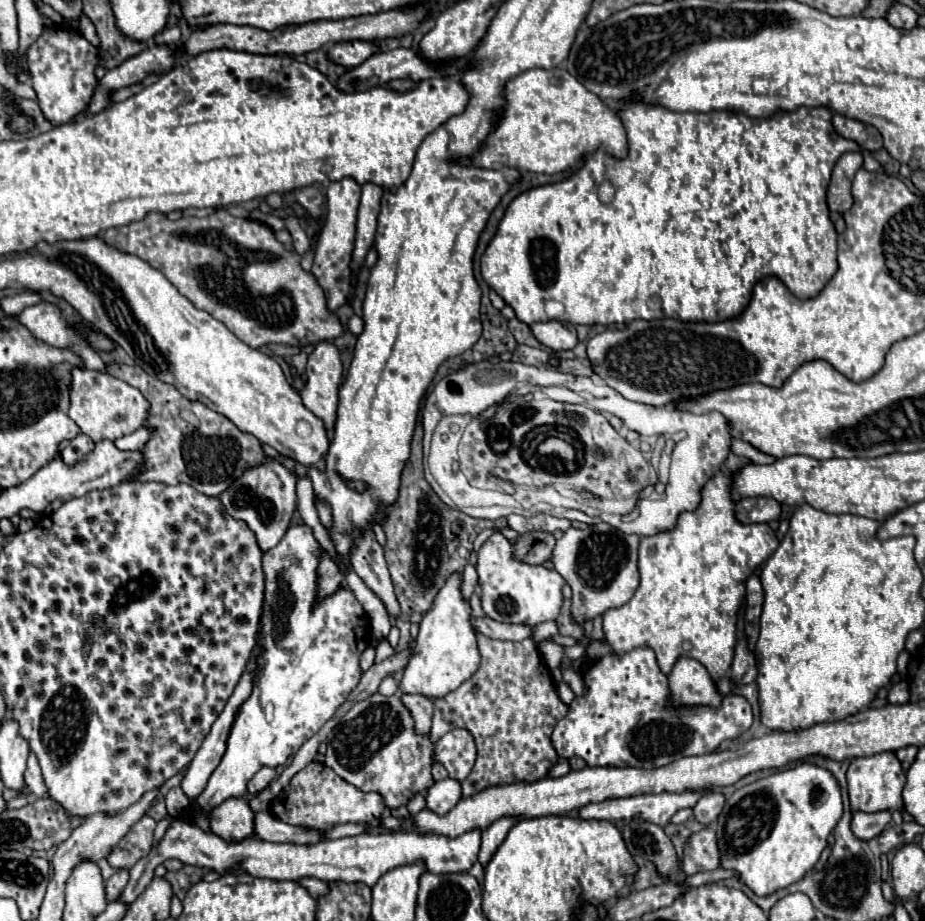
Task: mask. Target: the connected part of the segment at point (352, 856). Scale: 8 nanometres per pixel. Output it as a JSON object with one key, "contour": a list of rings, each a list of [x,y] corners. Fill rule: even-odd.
{"contour":[[[173,819],[167,833],[159,841],[155,849],[141,861],[137,861],[129,869],[129,883],[119,895],[119,903],[129,905],[135,901],[143,889],[153,879],[153,869],[161,865],[165,859],[175,857],[185,865],[195,865],[203,869],[211,869],[219,873],[221,877],[227,871],[241,869],[249,873],[251,877],[259,879],[303,879],[303,877],[317,877],[325,883],[365,883],[367,887],[373,887],[381,875],[387,871],[423,859],[427,865],[427,871],[431,873],[463,873],[469,871],[471,865],[477,861],[481,845],[481,833],[465,833],[463,837],[457,837],[455,841],[447,841],[447,837],[415,837],[415,833],[363,833],[357,837],[343,837],[335,841],[319,841],[309,845],[297,845],[297,843],[267,843],[259,839],[241,839],[227,843],[215,833],[207,833],[199,829],[197,825],[185,821],[185,819]]]}

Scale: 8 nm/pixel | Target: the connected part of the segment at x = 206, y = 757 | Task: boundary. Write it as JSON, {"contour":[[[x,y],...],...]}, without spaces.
{"contour":[[[255,655],[249,659],[247,669],[245,669],[245,673],[243,673],[241,681],[237,683],[237,687],[235,687],[233,695],[229,697],[229,701],[227,701],[225,709],[221,711],[221,715],[219,715],[219,717],[217,717],[217,721],[213,723],[213,727],[211,727],[209,735],[205,737],[203,745],[199,747],[197,755],[193,757],[193,761],[189,763],[189,767],[187,767],[187,771],[185,771],[185,777],[183,777],[183,781],[181,781],[181,789],[183,789],[183,793],[189,797],[189,801],[195,801],[195,799],[203,793],[203,789],[205,789],[205,785],[207,785],[207,781],[209,781],[209,777],[211,777],[211,773],[213,773],[213,771],[215,771],[215,767],[221,763],[221,757],[223,757],[223,753],[225,753],[225,741],[227,741],[227,735],[229,735],[229,729],[231,729],[233,717],[235,717],[235,713],[237,713],[239,705],[241,705],[241,703],[249,697],[249,693],[251,693],[251,677],[253,677],[253,671],[255,671]]]}

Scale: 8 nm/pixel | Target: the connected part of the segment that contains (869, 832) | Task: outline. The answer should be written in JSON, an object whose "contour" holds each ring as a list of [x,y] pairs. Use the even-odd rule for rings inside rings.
{"contour":[[[889,809],[877,811],[877,813],[857,811],[857,813],[853,813],[851,829],[859,839],[871,839],[871,837],[877,837],[889,823],[891,823],[891,811]]]}

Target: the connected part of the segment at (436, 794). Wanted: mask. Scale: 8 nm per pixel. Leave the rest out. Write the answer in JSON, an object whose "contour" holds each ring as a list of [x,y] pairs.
{"contour":[[[451,777],[437,781],[427,791],[427,807],[435,809],[435,813],[447,813],[447,809],[453,809],[459,799],[461,799],[461,783]]]}

